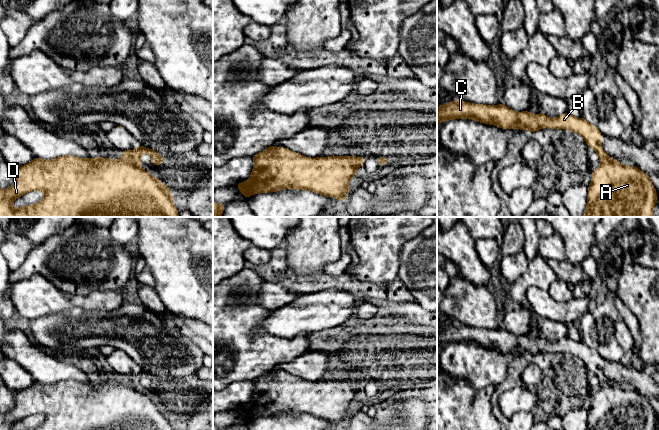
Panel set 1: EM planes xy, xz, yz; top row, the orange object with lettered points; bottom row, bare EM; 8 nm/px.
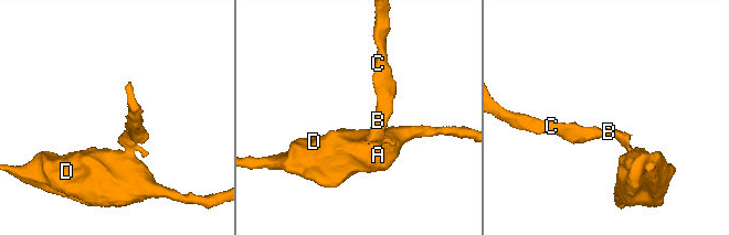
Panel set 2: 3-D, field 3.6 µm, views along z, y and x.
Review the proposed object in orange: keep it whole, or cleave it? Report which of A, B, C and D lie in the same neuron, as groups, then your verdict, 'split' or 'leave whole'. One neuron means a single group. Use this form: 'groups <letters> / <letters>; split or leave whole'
groups A D / B C; split

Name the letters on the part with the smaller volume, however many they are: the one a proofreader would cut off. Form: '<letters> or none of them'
B, C

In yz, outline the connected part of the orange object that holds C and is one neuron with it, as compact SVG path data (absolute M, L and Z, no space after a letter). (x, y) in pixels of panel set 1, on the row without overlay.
M454 324L440 328L437 334L437 347L453 343L473 343L476 346L496 349L501 353L527 353L531 357L542 352L568 353L584 362L587 371L593 372L598 377L601 387L610 383L609 379L602 373L600 362L603 358L599 353L582 341L575 342L568 335L555 343L551 343L542 336L540 338L532 338L529 335L516 336L503 327L482 329Z

